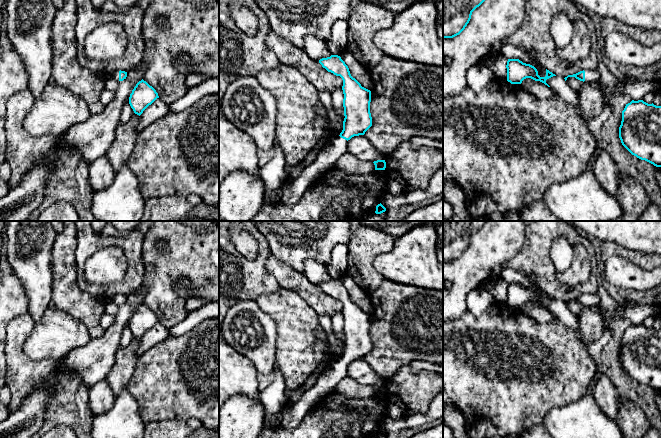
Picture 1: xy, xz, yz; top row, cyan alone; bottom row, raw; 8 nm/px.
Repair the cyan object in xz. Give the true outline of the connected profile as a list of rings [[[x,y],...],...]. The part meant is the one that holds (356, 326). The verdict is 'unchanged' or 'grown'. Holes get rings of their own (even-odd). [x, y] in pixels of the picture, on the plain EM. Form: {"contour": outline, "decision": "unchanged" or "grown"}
{"contour": [[[338,279],[322,282],[319,287],[328,296],[343,304],[343,354],[319,376],[316,384],[306,391],[299,401],[282,409],[279,426],[286,432],[297,427],[313,407],[335,391],[338,382],[346,376],[347,366],[354,360],[364,359],[372,350],[370,337],[371,315],[362,311],[351,300],[348,290]]], "decision": "grown"}

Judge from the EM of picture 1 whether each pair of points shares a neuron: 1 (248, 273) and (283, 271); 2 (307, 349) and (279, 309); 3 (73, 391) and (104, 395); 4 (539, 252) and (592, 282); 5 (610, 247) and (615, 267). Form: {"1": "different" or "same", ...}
{"1": "different", "2": "same", "3": "different", "4": "same", "5": "different"}

